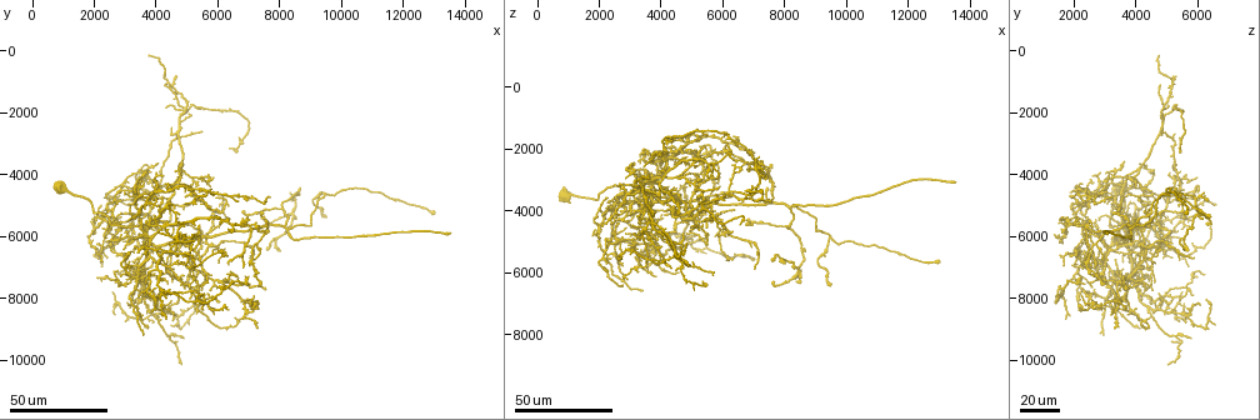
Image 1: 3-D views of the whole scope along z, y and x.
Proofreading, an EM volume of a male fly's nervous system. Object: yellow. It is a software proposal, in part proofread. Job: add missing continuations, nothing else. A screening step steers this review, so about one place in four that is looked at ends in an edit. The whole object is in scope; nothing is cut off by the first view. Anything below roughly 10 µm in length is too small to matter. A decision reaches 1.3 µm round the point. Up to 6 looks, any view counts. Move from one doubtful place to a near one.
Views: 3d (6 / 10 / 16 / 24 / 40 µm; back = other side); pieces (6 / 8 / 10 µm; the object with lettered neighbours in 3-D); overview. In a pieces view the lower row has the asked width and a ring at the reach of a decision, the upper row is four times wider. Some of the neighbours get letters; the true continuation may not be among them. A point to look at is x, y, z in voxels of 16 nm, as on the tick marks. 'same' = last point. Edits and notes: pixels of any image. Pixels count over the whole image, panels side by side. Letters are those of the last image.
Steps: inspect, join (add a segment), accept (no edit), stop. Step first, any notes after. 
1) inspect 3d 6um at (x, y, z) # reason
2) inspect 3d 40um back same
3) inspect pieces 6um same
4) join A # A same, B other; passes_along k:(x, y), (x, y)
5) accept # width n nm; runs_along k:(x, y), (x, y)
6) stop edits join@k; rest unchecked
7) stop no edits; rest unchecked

inspect 3d 40um at (5700, 4200, 2900) # branch stops here

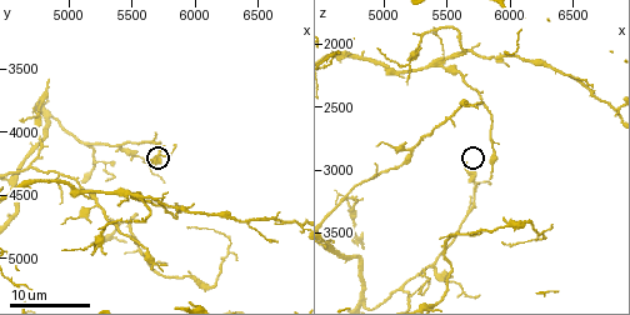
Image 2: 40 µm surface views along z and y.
inspect pieces 6um at (5640, 4220, 2960) # what lies round it

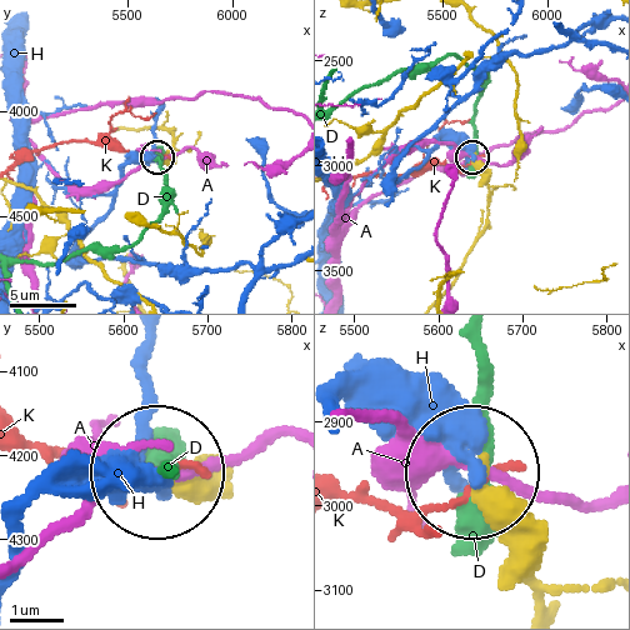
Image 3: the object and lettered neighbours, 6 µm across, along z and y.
accept # width 320 nm; A other, D other, H other, K other; runs_along 3:(536, 605), (486, 475); no lettered segment goes on from it

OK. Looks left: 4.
inspect 3d 40um at (3700, 9200, 3000) # tapers out

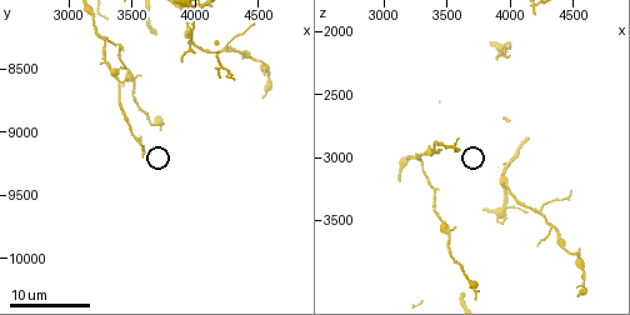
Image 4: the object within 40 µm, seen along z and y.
inspect pieces 6um at (3580, 9200, 2960) # what lies round it

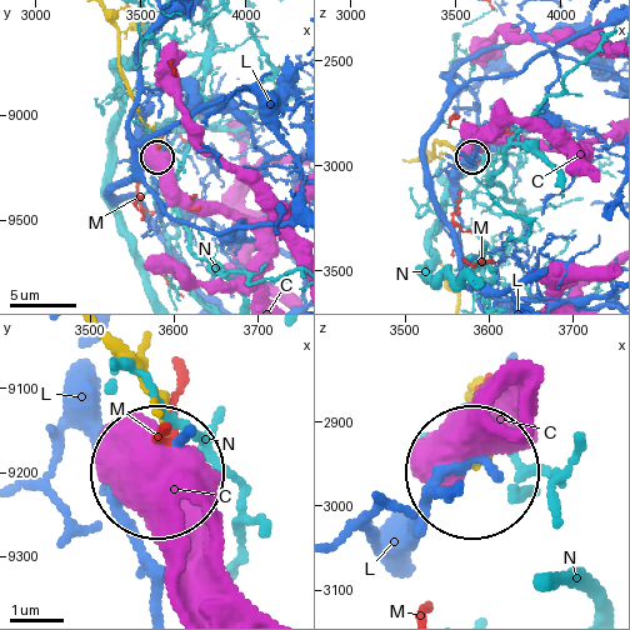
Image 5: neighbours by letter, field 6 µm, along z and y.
accept # width 190 nm; C other, L other, M other, N other; no lettered segment goes on from it

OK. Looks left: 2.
inspect 3d 24um at (13600, 5800, 3200) # branch stops here

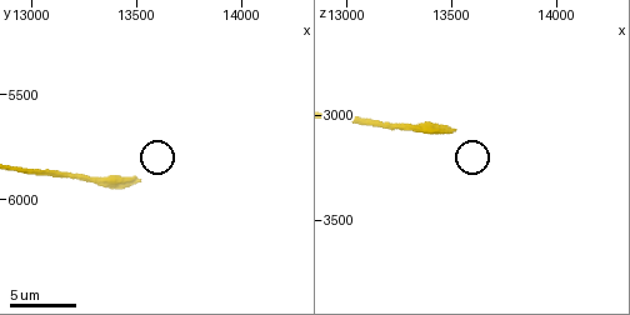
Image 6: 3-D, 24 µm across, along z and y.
inspect pieces 10um at (13520, 5910, 3080)

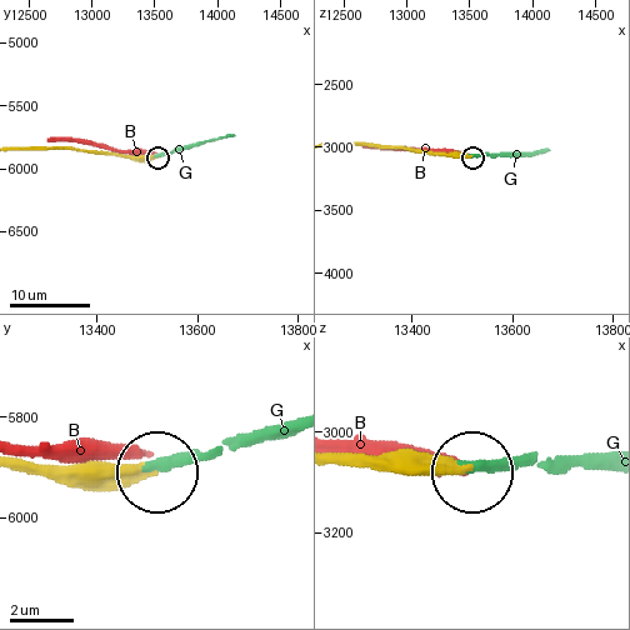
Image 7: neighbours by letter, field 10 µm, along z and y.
join G # B other, G same; passes_along 7:(371, 459), (603, 466); the cell continues

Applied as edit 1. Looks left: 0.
stop edits join@7; rest unchecked

